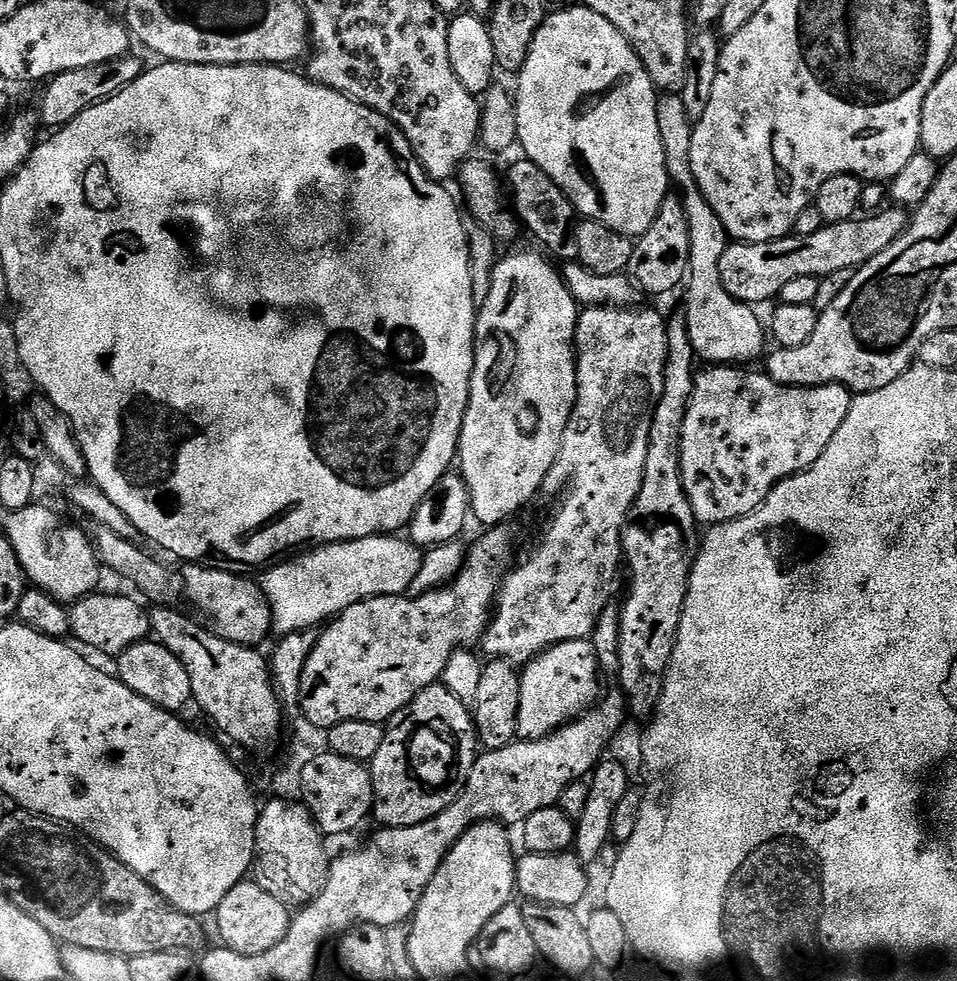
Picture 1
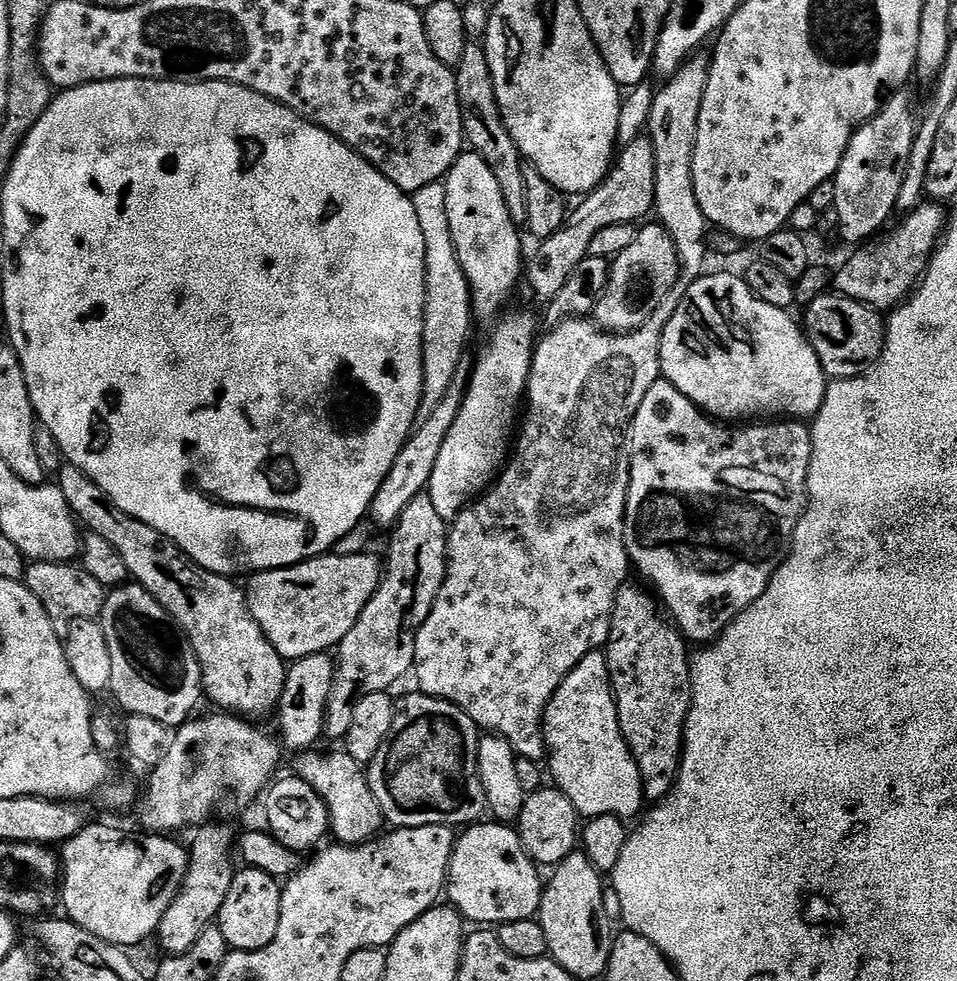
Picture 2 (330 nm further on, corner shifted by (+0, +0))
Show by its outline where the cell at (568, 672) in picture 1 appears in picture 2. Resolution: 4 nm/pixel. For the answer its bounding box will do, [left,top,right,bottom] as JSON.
[544,651,646,822]

